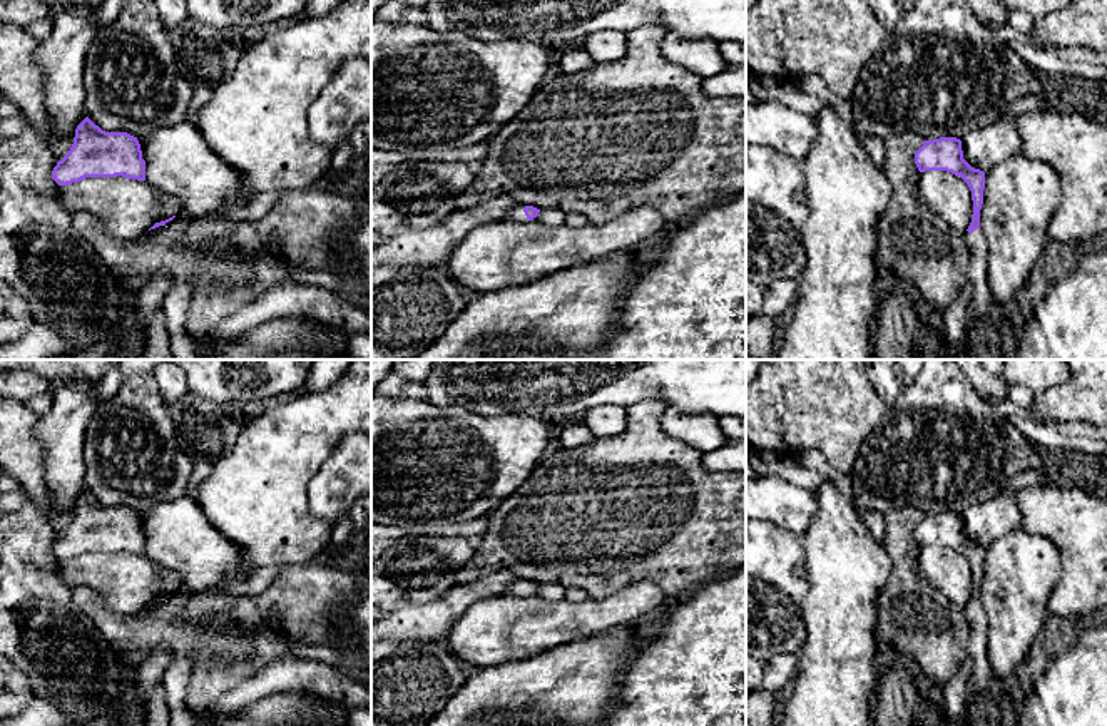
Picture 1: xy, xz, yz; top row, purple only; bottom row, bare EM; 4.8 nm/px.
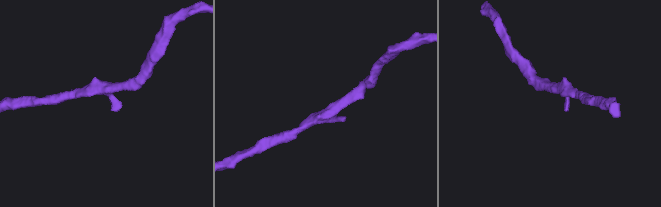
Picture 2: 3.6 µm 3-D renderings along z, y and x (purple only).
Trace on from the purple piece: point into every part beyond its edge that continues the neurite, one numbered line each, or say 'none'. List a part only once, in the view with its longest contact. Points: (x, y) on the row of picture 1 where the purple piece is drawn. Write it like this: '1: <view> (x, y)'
1: xz (515, 214)

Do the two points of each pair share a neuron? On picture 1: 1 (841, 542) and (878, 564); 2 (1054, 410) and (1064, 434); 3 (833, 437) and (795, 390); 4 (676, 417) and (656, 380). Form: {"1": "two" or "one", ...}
{"1": "one", "2": "two", "3": "one", "4": "two"}

